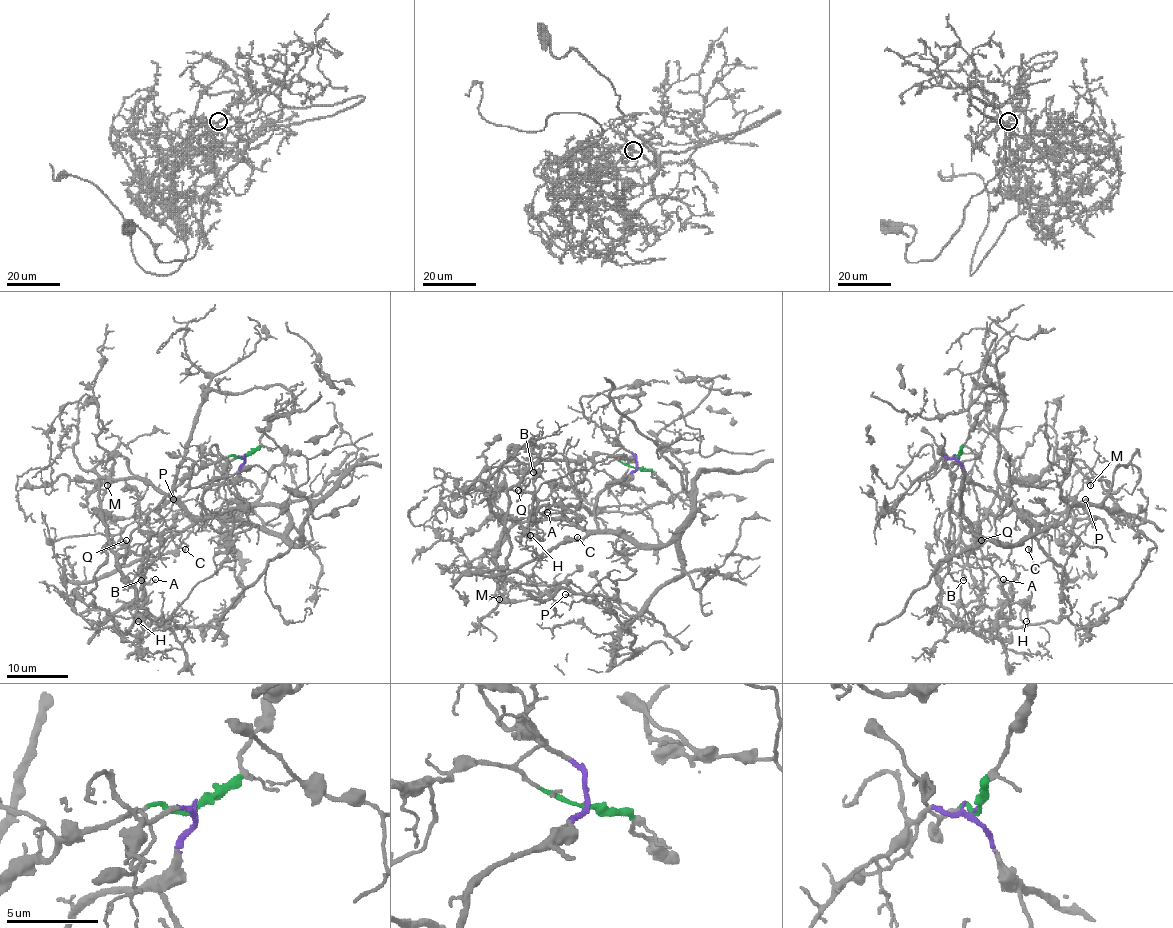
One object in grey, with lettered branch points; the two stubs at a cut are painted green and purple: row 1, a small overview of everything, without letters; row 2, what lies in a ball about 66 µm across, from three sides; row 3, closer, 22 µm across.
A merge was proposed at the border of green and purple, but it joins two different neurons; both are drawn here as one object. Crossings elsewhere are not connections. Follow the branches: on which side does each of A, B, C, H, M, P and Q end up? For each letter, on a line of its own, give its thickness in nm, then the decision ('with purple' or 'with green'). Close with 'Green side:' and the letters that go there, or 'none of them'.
A: 120 nm | with green
B: 90 nm | with green
C: 150 nm | with purple
H: 120 nm | with green
M: 120 nm | with purple
P: 140 nm | with green
Q: 150 nm | with green
Green side: A, B, H, P, Q

